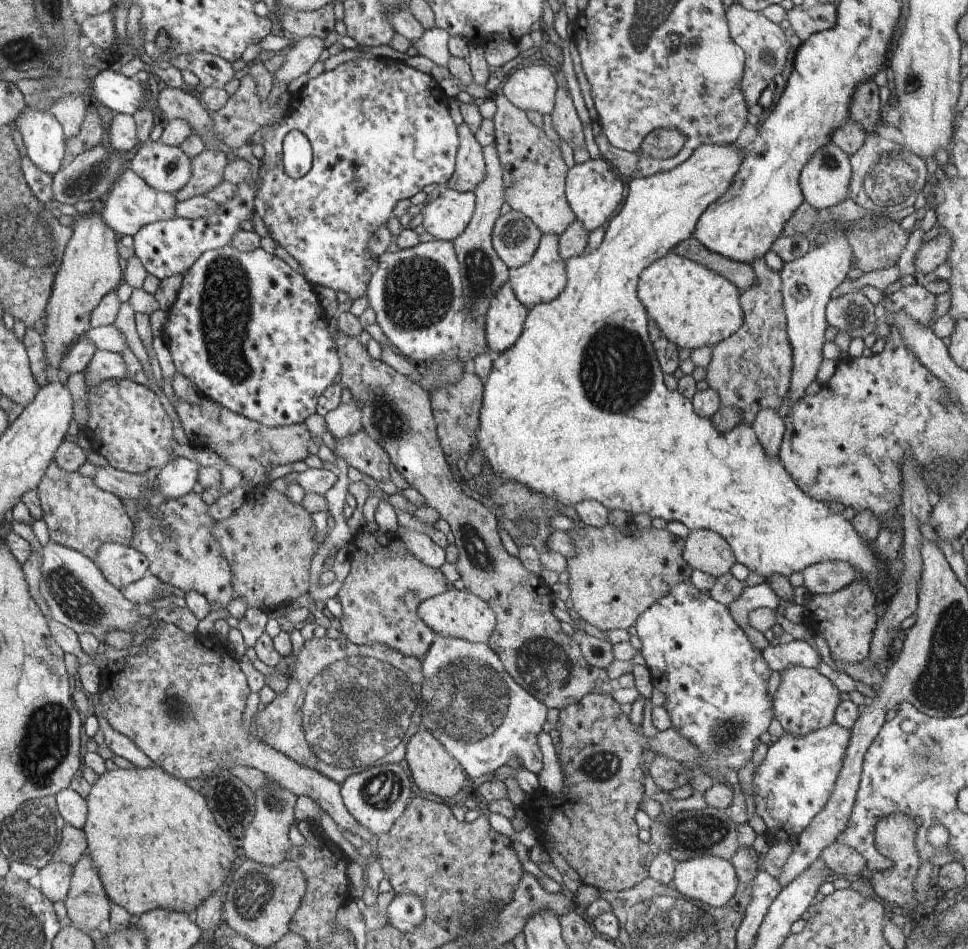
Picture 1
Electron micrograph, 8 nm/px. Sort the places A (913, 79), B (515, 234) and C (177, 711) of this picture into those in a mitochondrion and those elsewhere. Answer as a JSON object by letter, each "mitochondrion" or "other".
{"A":"mitochondrion","B":"mitochondrion","C":"mitochondrion"}

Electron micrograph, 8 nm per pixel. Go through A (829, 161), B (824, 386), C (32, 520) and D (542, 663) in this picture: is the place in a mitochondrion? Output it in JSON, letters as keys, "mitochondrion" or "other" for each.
{"A":"mitochondrion","B":"other","C":"other","D":"mitochondrion"}

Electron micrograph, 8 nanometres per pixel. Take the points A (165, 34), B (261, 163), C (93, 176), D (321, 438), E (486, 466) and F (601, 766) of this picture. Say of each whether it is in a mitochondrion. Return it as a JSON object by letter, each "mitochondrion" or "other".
{"A":"other","B":"other","C":"mitochondrion","D":"other","E":"other","F":"mitochondrion"}

